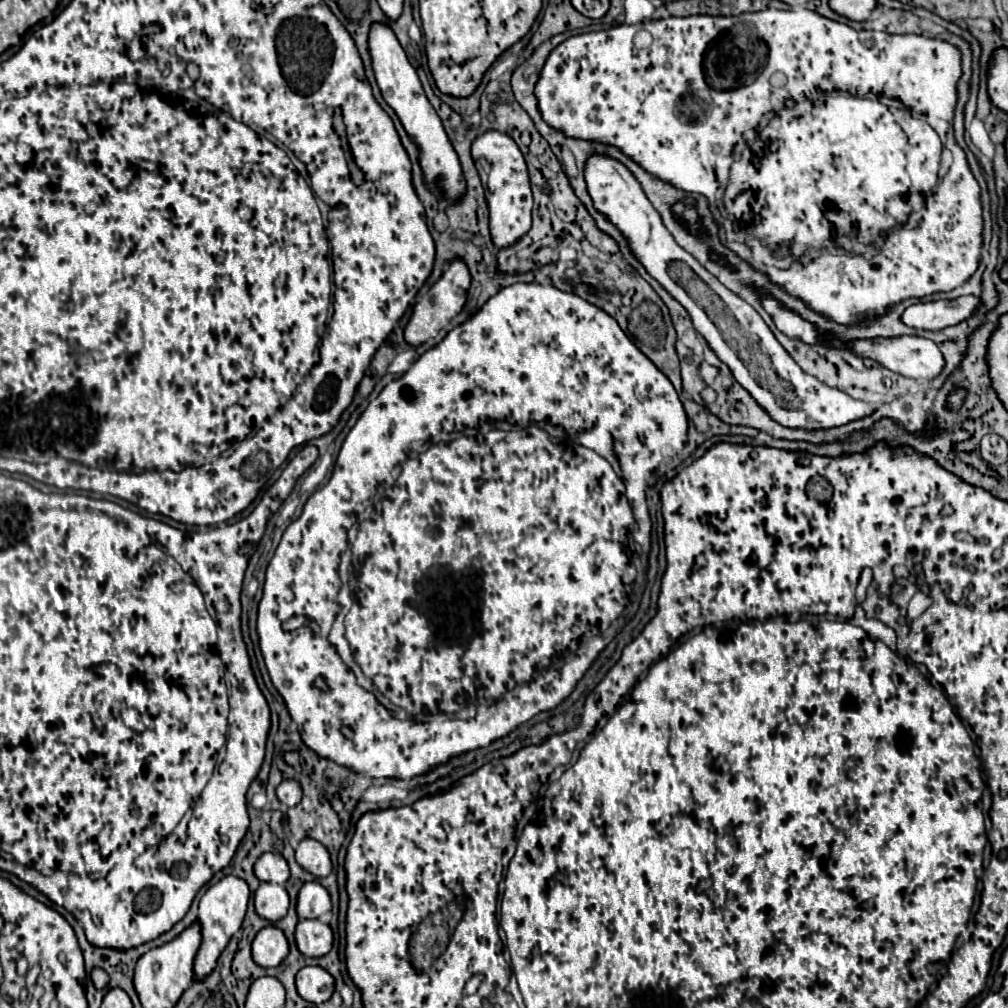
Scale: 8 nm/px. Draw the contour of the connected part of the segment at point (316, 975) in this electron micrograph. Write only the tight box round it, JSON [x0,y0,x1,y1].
[296,966,334,1004]

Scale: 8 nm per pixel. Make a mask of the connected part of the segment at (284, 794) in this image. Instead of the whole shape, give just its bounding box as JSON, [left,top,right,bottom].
[276,780,302,808]

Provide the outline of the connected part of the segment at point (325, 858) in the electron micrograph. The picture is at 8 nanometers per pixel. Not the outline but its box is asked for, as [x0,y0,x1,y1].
[296,838,332,876]

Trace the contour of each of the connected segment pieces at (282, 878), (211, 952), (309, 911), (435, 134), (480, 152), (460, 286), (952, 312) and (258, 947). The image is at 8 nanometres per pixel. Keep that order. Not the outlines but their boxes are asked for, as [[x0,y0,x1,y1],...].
[[254,852,290,886],[194,876,250,980],[296,882,330,918],[368,22,466,202],[472,130,532,248],[404,260,470,346],[900,296,978,330],[252,926,288,968]]

